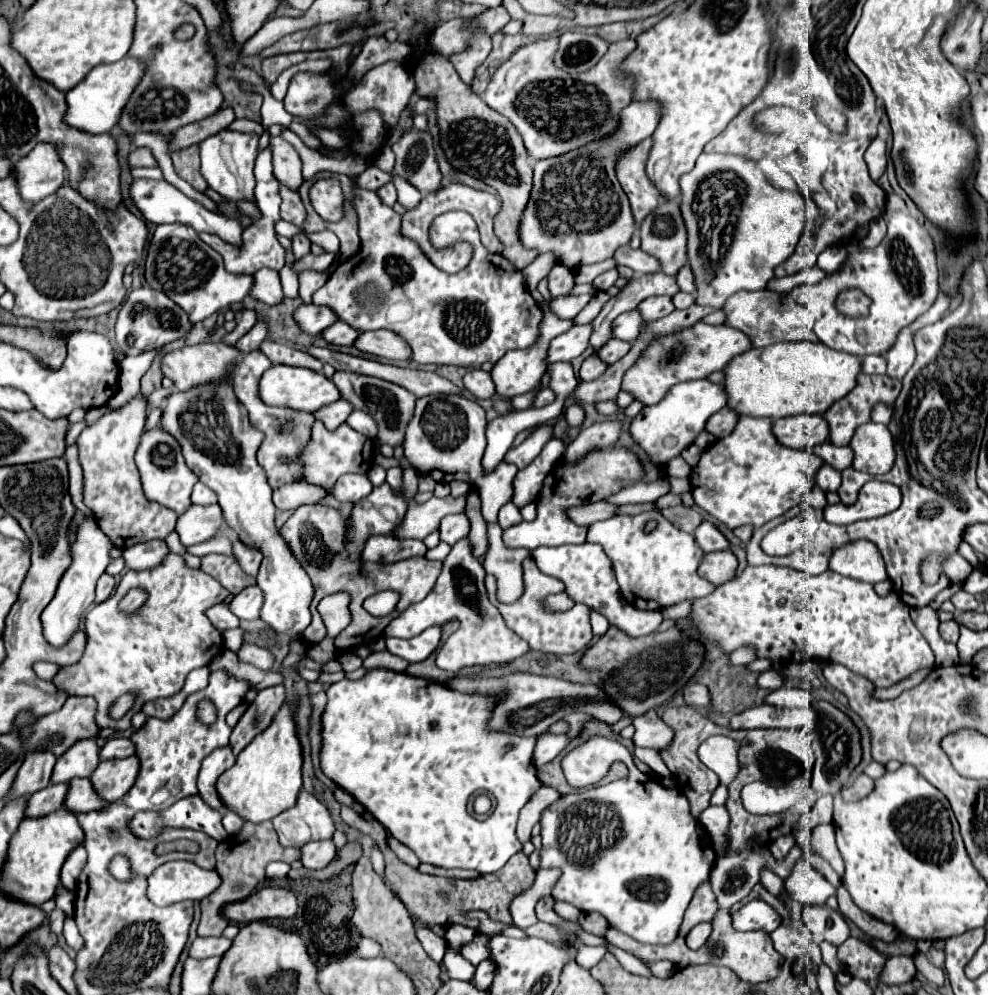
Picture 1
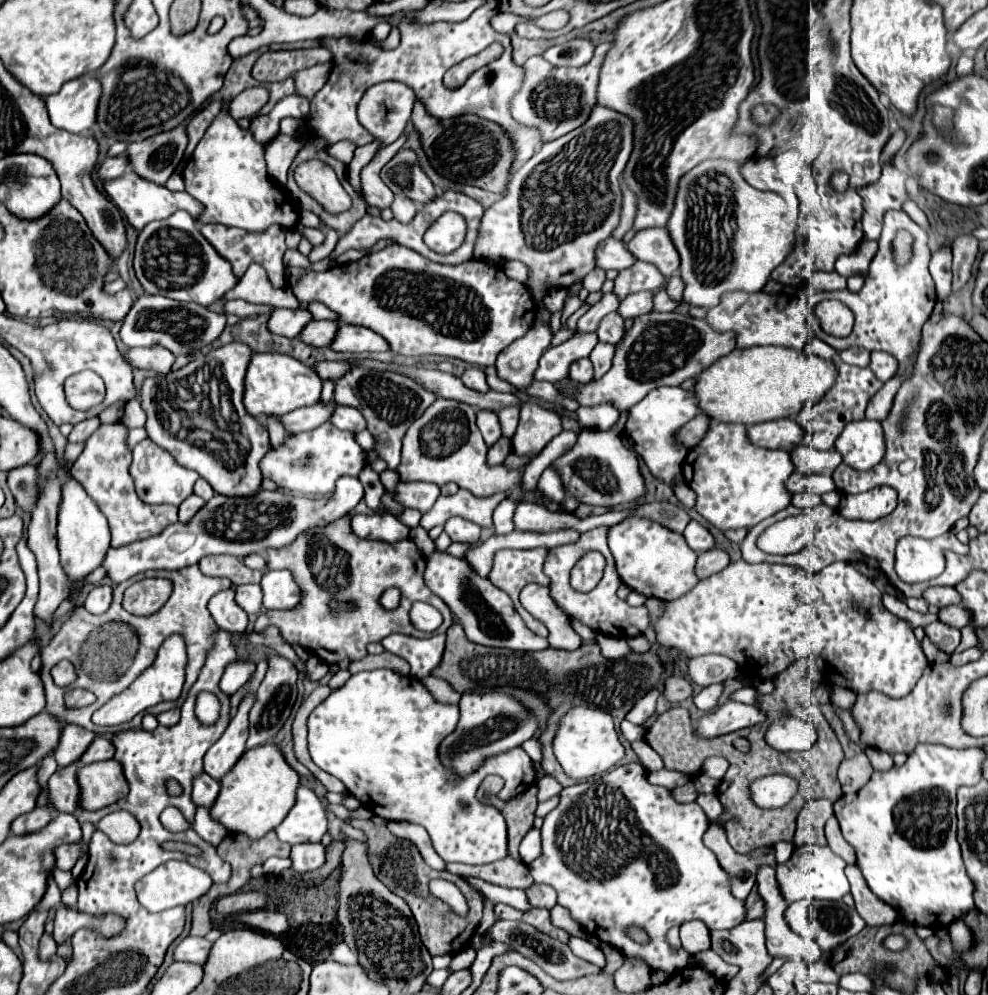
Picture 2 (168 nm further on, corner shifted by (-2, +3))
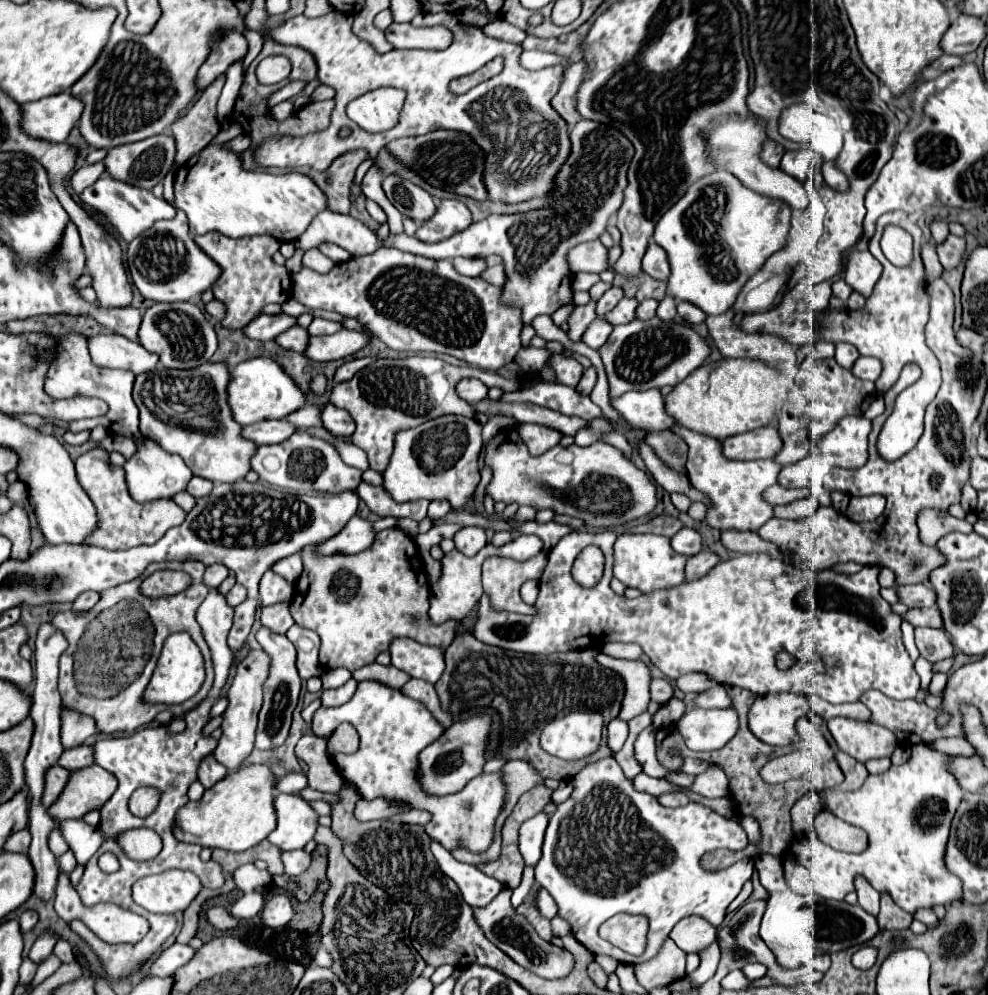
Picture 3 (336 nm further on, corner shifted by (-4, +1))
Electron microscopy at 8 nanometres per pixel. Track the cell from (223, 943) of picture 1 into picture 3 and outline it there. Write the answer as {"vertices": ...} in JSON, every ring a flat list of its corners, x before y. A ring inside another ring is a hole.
{"vertices":[[174,943,172,947,164,949,160,953,160,957,154,961,152,965,152,975,158,975,158,977,168,977,168,975,174,975,176,969,180,969,182,965,186,965,192,957,194,957,196,949,192,949,190,945,180,945,180,943]]}

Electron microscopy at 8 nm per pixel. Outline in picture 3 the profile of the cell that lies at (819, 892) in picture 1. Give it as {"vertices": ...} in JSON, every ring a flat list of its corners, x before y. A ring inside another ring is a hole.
{"vertices":[[920,743,912,747,912,757,904,765,892,765,882,775,870,775,858,791,828,793,826,789,828,809,836,817,864,829,868,833,868,849,860,855,838,853,822,841,820,849,810,849,810,839,798,837,792,855,800,865,792,865,792,885,788,887,809,900,817,895,840,901,855,890,854,877,864,875,878,893,890,893,894,903,912,915,918,909,932,909,934,905,962,899,960,879,952,877,944,865,950,823,962,801,962,789,948,769,954,759,956,755]]}

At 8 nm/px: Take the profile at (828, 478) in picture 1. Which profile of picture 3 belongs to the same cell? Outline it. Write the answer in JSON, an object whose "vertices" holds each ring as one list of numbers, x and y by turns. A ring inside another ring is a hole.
{"vertices":[[772,485,764,491,764,499,772,505,786,505,796,499,804,499,810,495,810,489,782,489,782,485]]}

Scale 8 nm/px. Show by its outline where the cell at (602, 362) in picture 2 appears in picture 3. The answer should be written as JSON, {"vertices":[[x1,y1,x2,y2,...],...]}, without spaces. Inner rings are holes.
{"vertices":[[588,367,584,371,584,375,582,375,576,391,582,393,582,395,590,395,590,391,594,389,594,385,596,385,596,367]]}

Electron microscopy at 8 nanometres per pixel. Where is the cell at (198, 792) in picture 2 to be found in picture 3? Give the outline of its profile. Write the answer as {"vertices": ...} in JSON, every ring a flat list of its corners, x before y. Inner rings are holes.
{"vertices":[[204,757,204,761,200,763,200,769,198,769,198,781,204,785,204,789,210,789,212,785,216,785,220,779,224,779,228,775,228,771,212,757]]}

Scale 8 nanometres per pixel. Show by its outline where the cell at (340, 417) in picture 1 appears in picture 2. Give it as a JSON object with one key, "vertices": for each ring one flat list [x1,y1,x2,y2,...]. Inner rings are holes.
{"vertices":[[330,401,326,405,324,403,316,403,316,405,310,405,310,407,302,407,302,409,296,409,296,411,290,411,286,415,282,415,280,423,284,425,288,435,310,431,310,429,326,423,330,419,330,411,334,407,336,407,334,401]]}

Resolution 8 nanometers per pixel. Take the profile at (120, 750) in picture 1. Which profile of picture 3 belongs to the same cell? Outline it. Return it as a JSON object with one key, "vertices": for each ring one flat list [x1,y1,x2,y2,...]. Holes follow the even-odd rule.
{"vertices":[[86,743,86,745,80,745,80,747,74,747,74,749,64,751,62,757,58,759,58,763,60,763,62,767,66,767,68,771,76,771,76,769,82,769,82,767,90,767,90,765,94,765,92,745]]}

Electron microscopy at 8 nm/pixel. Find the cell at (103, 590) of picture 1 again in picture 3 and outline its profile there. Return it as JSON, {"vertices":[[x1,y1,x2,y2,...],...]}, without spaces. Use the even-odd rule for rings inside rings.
{"vertices":[[86,591,86,593,82,593,82,595,74,601,74,607,72,607,72,609,76,609,76,611,88,611,88,609,92,609,92,607,98,603,98,599,100,599,98,593]]}

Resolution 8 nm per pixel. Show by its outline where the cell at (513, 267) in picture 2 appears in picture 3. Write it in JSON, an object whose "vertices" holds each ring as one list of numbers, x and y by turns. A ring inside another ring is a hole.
{"vertices":[[504,265,488,267,488,271,482,273,482,279,486,279,486,281,492,283,492,285,504,285,504,283,506,283,506,271,504,271]]}

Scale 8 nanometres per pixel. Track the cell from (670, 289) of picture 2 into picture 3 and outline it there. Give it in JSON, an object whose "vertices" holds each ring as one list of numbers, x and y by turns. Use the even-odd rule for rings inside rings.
{"vertices":[[664,297,662,301,660,301,660,305,658,305,658,317,662,317,662,319,674,319,676,317,676,299,674,297]]}

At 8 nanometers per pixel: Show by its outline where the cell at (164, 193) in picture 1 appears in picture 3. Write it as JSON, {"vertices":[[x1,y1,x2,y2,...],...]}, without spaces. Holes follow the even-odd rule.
{"vertices":[[104,173,94,185,90,185,84,193,80,193,80,199,84,207,96,209,104,215,104,223,110,225,118,235,124,237,126,243,130,243,138,233,152,227,158,219,172,219,176,215,176,209,162,197,156,197,148,189,140,189,134,185,128,185,124,181,116,181,108,173]]}

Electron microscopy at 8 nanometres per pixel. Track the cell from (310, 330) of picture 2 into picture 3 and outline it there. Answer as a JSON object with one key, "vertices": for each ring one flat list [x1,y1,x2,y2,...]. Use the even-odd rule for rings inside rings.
{"vertices":[[294,325,292,329,288,329,288,331,282,333,280,337,276,337,276,343,282,345,284,349,304,353,304,349,308,347,308,337,310,337,308,329,300,327,300,325]]}

